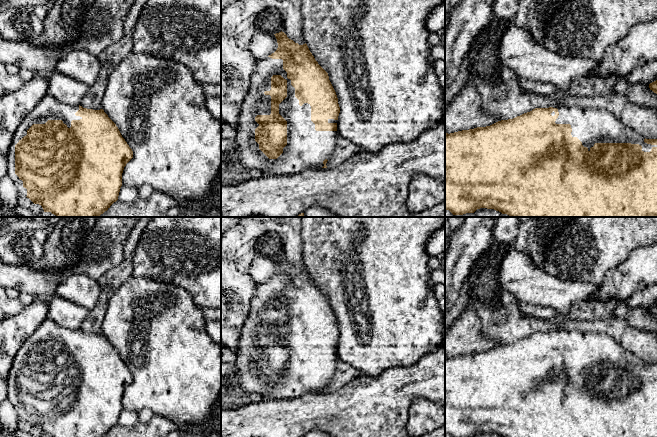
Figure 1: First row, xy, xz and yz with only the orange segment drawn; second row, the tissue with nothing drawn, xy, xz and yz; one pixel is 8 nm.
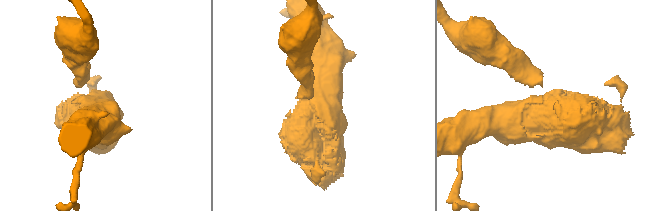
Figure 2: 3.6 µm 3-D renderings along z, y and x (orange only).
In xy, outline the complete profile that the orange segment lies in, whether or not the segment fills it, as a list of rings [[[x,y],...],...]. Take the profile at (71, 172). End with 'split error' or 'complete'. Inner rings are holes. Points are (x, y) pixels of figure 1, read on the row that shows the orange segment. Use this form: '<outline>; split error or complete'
[[[46,94],[38,105],[27,114],[17,128],[9,151],[6,156],[8,165],[7,175],[15,184],[18,195],[29,198],[34,204],[42,206],[44,212],[51,212],[57,217],[99,217],[118,200],[122,186],[122,173],[126,164],[133,158],[133,151],[122,137],[116,124],[108,117],[103,109],[93,110],[82,106],[69,106]]]; split error

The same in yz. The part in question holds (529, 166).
[[[568,106],[535,108],[513,119],[501,120],[490,126],[477,127],[450,134],[445,133],[445,211],[449,210],[453,215],[463,215],[474,213],[480,208],[494,209],[510,217],[657,217],[657,139],[642,137],[635,130],[625,126],[620,118],[617,118],[605,109]]]; split error

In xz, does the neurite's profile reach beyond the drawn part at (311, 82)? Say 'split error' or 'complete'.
split error

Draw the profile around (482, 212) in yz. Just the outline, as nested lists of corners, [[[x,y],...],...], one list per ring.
[[[480,208],[474,214],[476,217],[501,217],[502,213],[494,209]]]

